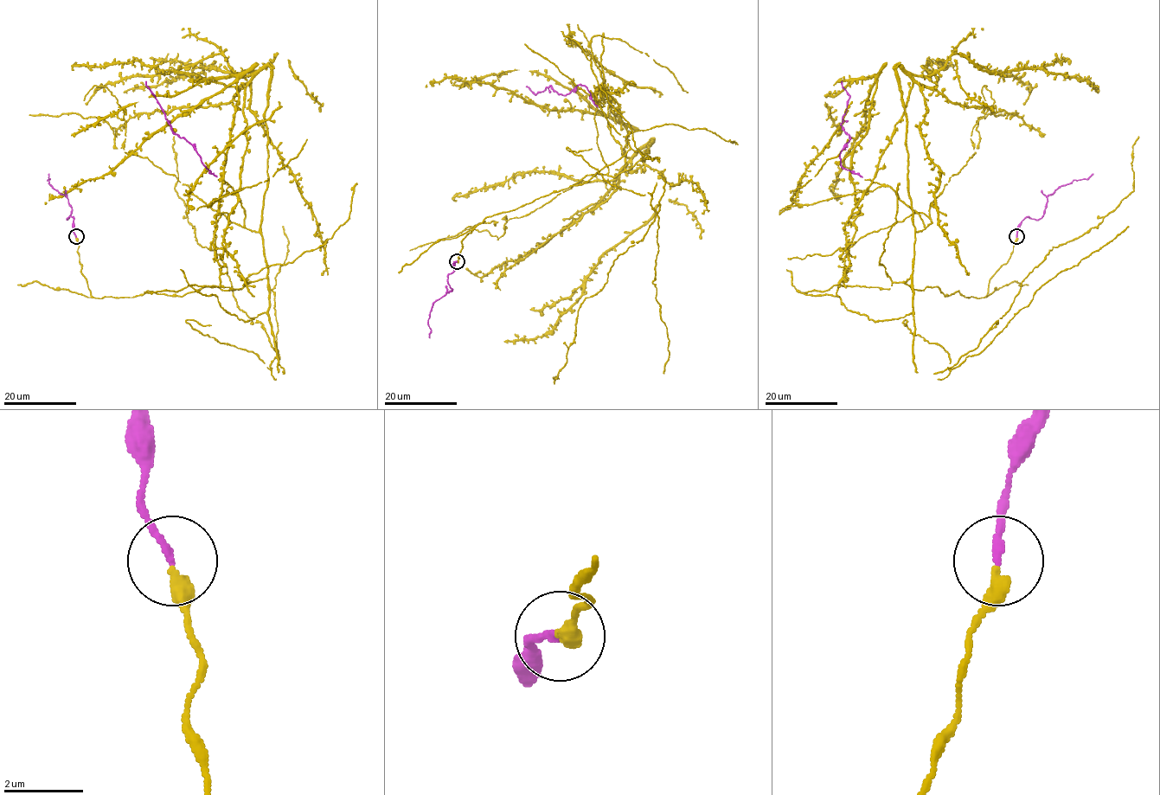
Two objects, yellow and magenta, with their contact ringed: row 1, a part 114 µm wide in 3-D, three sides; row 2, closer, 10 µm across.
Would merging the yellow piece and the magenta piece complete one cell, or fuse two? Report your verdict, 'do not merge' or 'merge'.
merge

